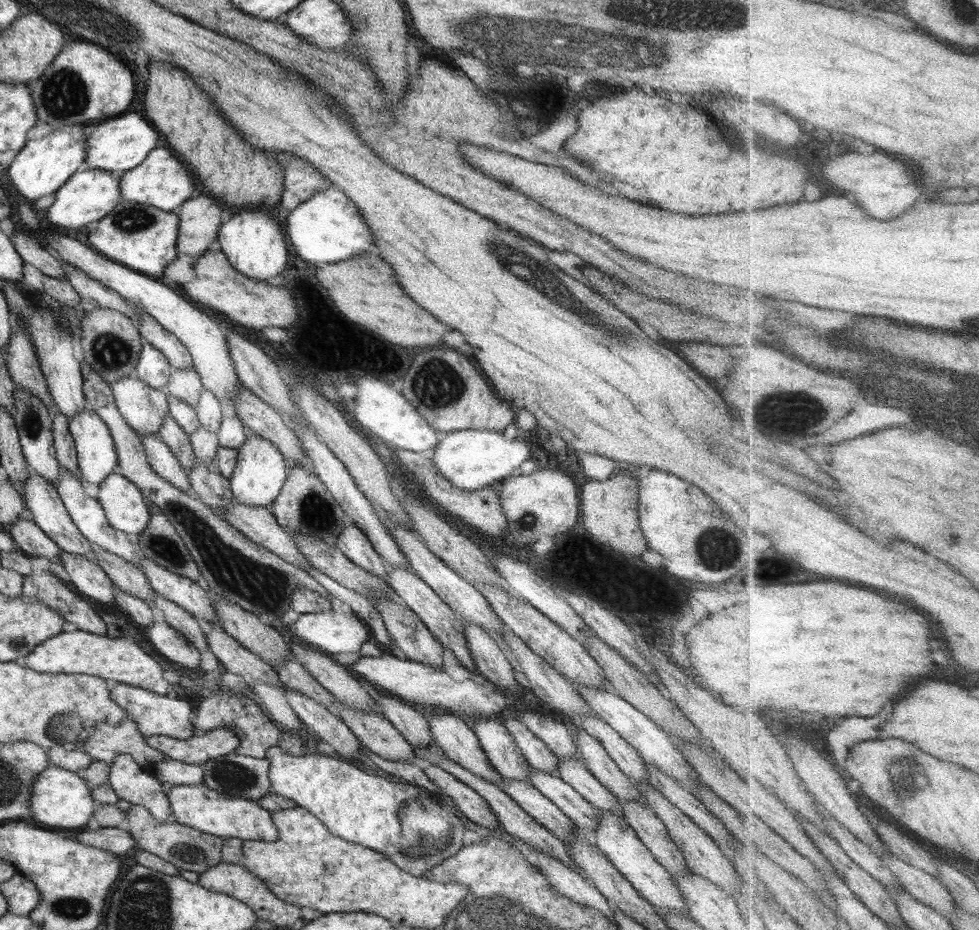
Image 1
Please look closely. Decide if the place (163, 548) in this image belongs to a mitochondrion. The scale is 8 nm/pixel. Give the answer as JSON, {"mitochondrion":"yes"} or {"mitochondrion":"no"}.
{"mitochondrion":"yes"}

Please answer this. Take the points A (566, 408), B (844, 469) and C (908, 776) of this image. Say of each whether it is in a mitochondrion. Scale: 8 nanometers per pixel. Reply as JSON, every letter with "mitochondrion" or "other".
{"A":"mitochondrion","B":"other","C":"mitochondrion"}

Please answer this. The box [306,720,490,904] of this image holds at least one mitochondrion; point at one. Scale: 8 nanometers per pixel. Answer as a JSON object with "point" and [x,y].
{"point":[415,842]}

